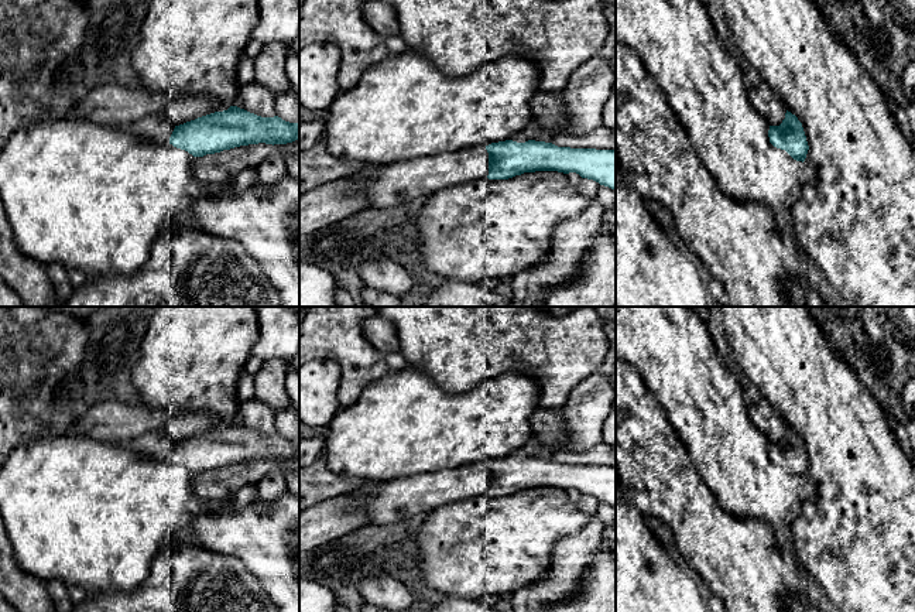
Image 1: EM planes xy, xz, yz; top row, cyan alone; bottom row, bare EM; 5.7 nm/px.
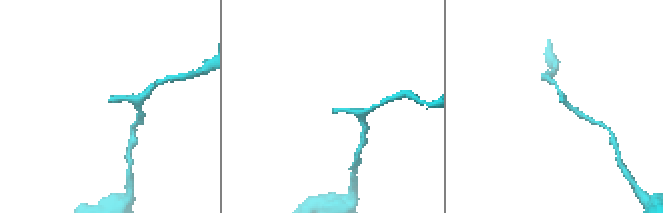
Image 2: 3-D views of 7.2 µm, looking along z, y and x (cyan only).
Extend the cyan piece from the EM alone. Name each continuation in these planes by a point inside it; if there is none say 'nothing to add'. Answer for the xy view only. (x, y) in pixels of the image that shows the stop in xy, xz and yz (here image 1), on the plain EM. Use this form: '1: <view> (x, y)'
1: xy (157, 444)

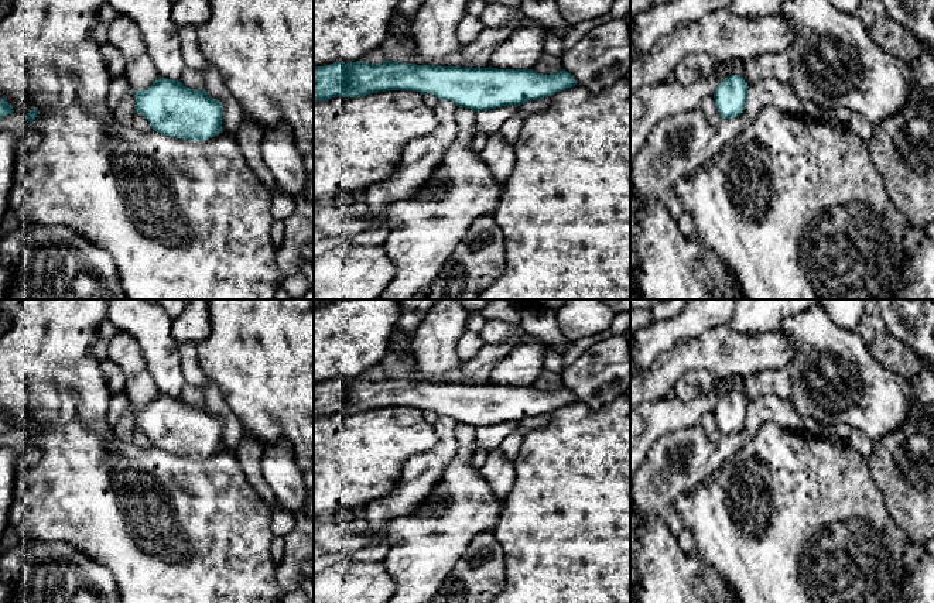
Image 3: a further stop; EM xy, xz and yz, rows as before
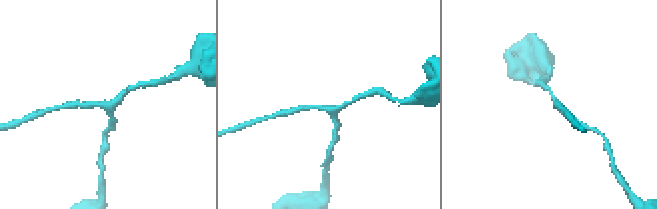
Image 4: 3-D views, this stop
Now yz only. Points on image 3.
nothing to add

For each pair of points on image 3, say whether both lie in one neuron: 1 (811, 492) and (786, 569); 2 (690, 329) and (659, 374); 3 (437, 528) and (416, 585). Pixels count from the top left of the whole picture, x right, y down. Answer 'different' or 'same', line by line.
1: same
2: different
3: same

